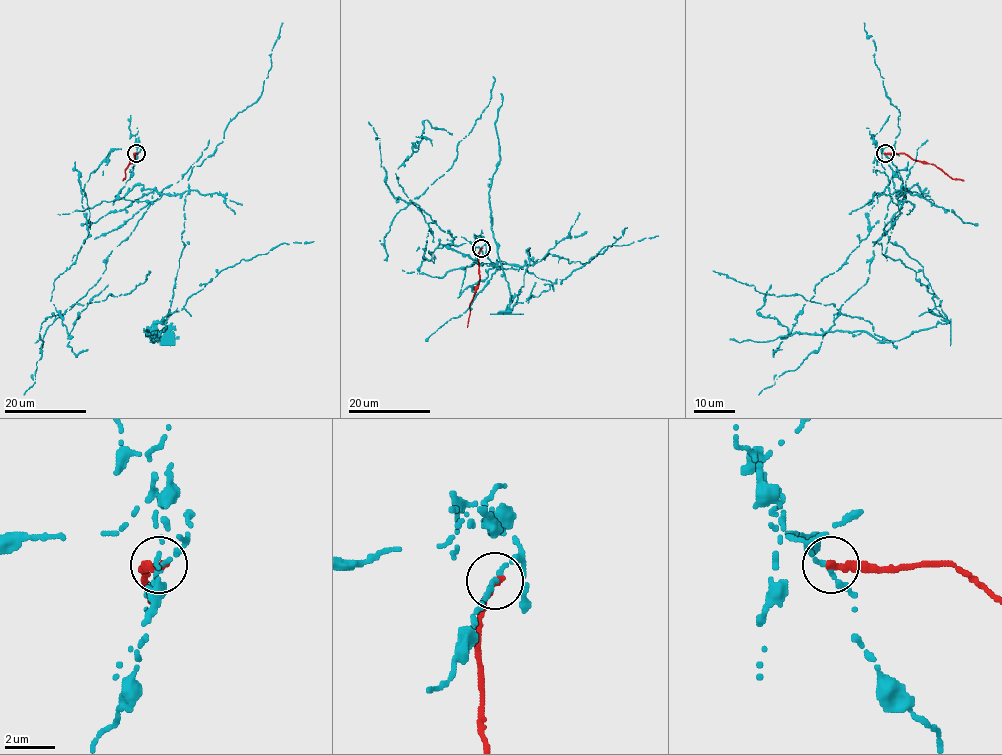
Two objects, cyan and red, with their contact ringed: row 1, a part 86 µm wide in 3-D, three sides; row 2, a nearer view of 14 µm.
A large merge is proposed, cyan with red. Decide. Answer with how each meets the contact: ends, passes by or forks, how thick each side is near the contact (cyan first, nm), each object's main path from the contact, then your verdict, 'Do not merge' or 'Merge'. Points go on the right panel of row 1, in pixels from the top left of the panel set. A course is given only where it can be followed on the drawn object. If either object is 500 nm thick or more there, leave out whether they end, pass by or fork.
At the ring cyan passes by. At the ring red ends. Thickness 180 nm (cyan) against 300 nm. Course of cyan: (884, 154), (905, 195), (887, 204), (884, 231), (921, 265), (946, 322), (892, 341), (835, 330), (730, 338). Course of red: (884, 153), (905, 153), (914, 160), (935, 164), (952, 179), (964, 181). Do not merge

